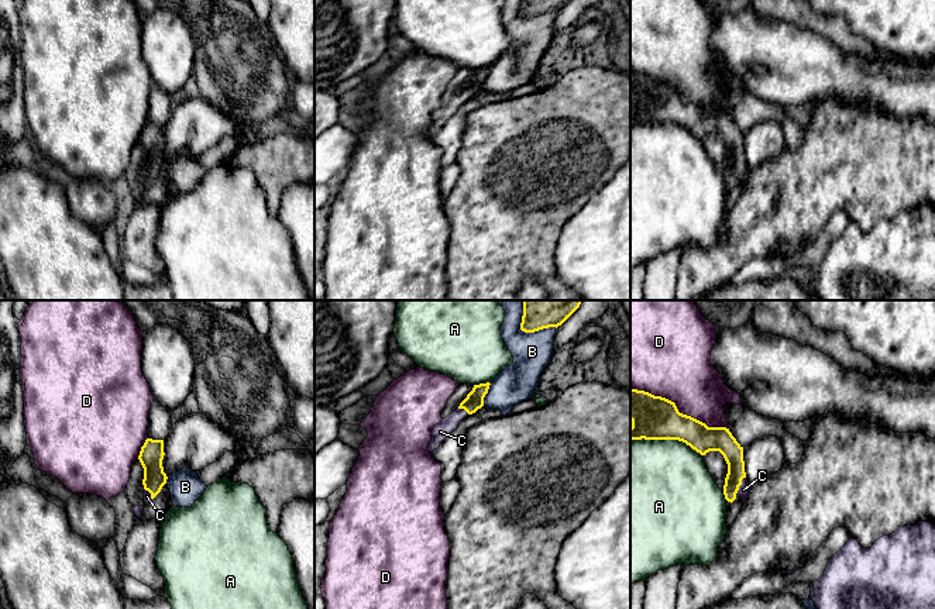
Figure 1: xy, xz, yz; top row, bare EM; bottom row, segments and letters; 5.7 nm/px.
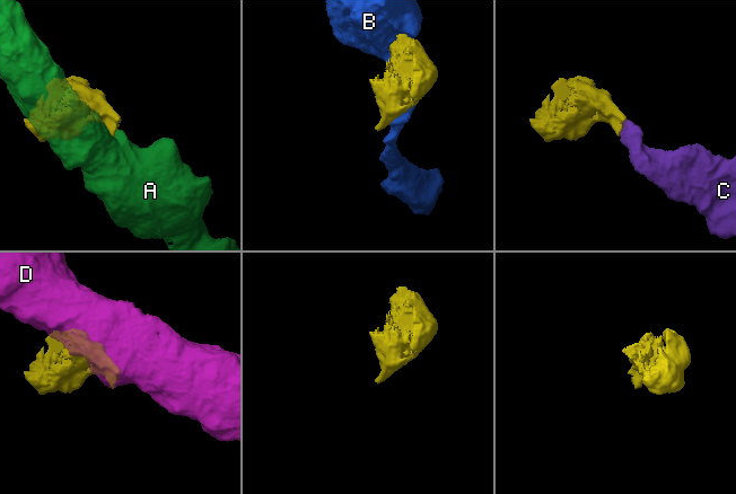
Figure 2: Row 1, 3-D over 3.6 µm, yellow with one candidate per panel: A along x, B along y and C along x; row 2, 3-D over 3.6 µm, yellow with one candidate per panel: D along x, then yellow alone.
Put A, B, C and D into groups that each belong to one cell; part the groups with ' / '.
A / B / C / D

